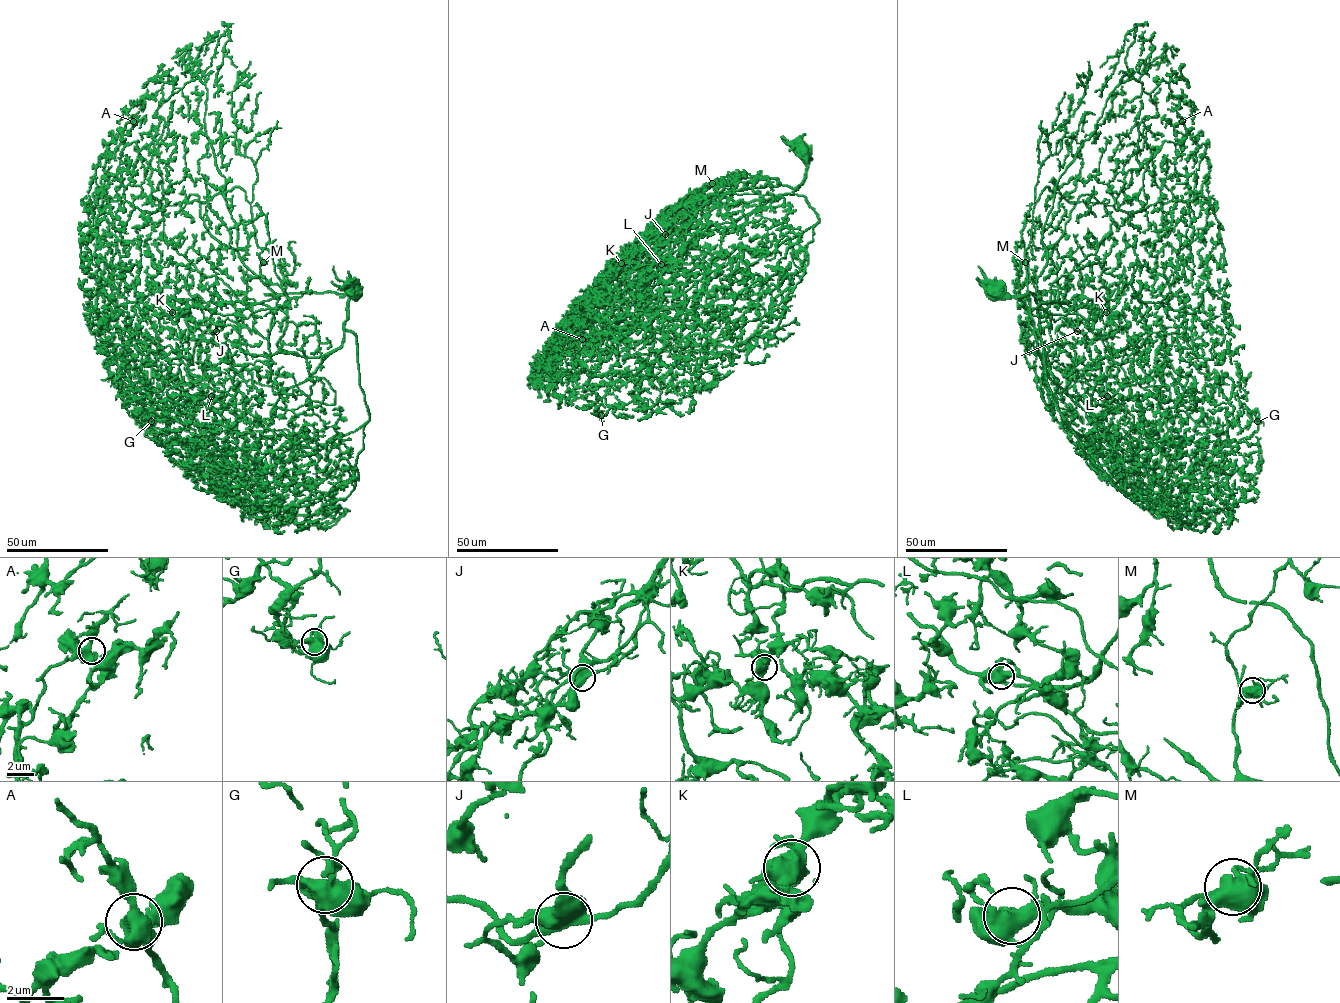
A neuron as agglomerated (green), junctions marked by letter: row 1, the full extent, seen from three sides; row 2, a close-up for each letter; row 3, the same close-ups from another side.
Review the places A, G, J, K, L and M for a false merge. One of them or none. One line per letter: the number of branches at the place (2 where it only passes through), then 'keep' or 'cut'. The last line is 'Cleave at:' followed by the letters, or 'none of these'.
A: 4 | keep
G: 5 | keep
J: 5 | keep
K: 4 | keep
L: 5 | keep
M: 5 | keep
Cleave at: none of these

